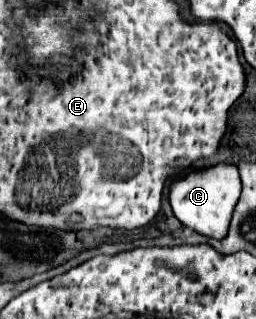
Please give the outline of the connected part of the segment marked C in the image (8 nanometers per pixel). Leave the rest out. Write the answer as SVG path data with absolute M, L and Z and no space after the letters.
M220 163L206 171L194 171L188 177L174 181L170 187L170 205L174 215L182 225L194 229L200 235L224 239L228 235L228 225L232 219L232 211L240 197L240 175L234 165Z

